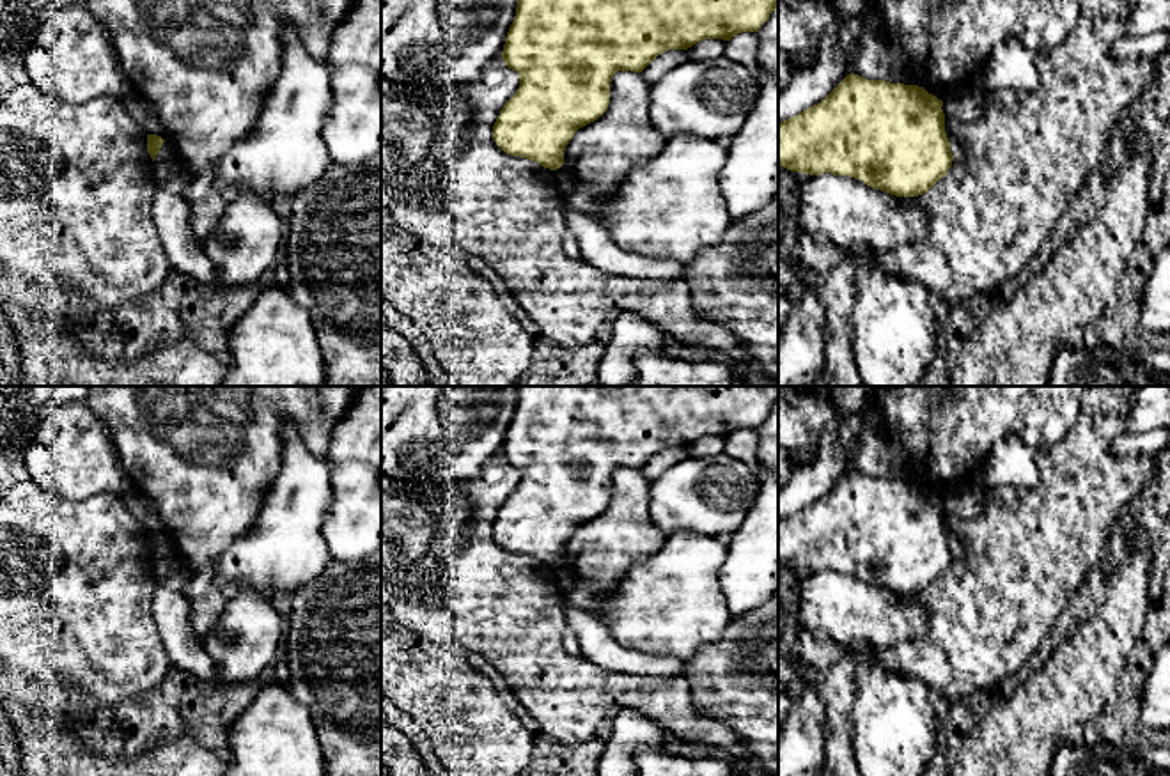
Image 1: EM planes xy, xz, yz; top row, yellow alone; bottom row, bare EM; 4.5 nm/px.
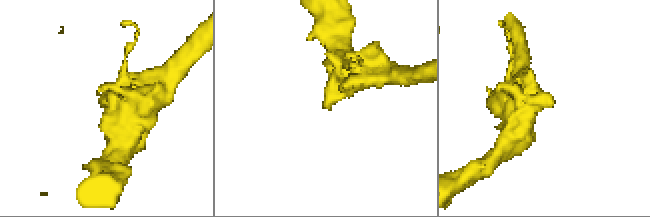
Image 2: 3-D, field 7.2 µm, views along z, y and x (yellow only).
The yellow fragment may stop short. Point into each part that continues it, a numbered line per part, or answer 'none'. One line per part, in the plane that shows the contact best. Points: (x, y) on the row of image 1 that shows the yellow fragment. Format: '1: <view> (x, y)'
none

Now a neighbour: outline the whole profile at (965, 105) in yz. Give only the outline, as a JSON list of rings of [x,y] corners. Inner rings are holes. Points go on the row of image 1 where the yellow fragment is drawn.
[[[975,83],[943,99],[943,113],[956,120],[977,120],[986,105],[986,90]]]

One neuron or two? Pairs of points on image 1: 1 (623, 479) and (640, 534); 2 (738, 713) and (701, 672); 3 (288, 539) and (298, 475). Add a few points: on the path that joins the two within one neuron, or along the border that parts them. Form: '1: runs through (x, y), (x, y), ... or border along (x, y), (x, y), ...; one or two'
1: runs through (630, 493), (630, 519); one
2: runs through (731, 702), (711, 682); one
3: runs through (291, 523), (300, 491); one

